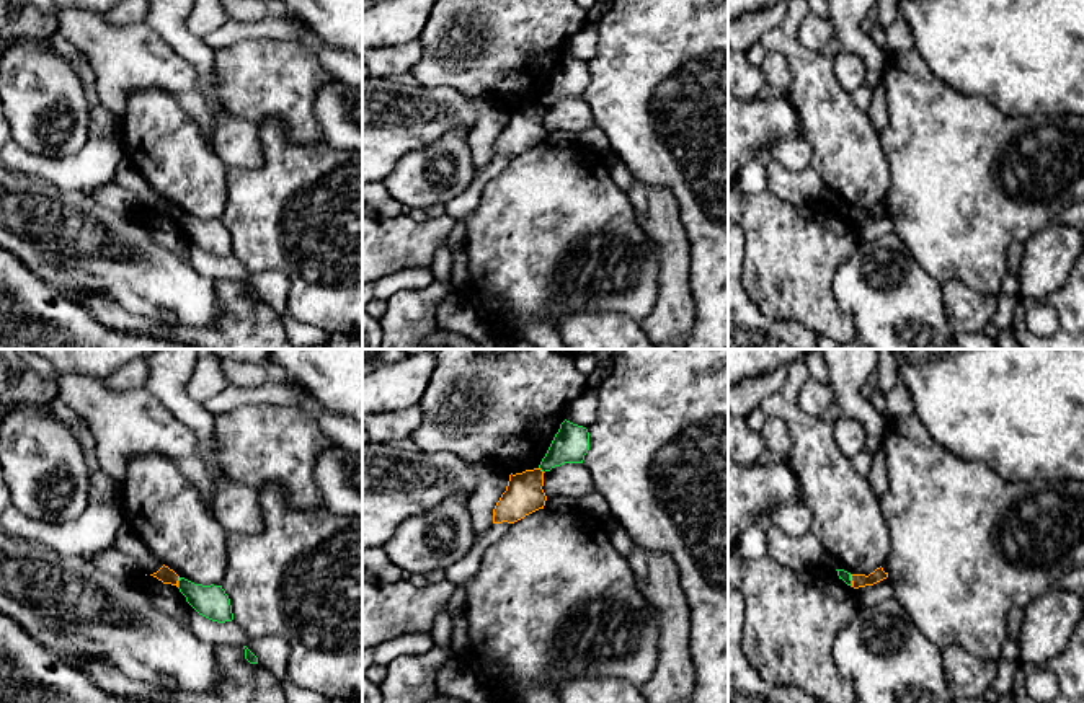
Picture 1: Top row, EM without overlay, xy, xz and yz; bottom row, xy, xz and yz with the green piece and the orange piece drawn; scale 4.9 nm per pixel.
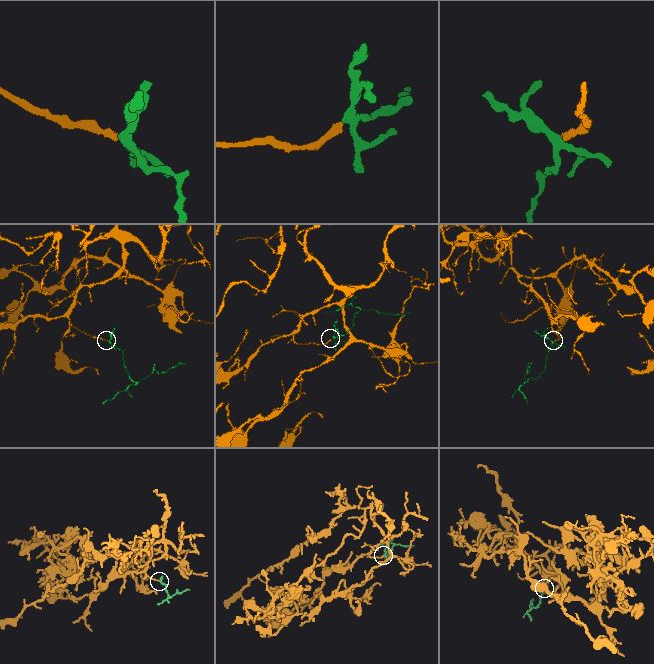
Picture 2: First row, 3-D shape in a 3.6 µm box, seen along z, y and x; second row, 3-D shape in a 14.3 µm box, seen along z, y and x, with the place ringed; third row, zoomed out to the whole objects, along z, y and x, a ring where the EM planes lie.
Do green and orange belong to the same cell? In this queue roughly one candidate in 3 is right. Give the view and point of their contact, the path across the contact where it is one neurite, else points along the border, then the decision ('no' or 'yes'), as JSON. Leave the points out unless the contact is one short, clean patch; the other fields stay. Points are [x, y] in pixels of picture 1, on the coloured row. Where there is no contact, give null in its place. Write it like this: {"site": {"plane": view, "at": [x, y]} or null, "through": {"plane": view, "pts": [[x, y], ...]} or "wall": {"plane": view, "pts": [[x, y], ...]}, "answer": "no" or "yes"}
{"site": {"plane": "xy", "at": [178, 583]}, "wall": {"plane": "xy", "pts": [[180, 578], [177, 586]]}, "answer": "no"}

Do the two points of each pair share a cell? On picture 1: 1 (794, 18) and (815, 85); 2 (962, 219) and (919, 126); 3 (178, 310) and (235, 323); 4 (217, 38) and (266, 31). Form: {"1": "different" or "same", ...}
{"1": "same", "2": "same", "3": "different", "4": "same"}

